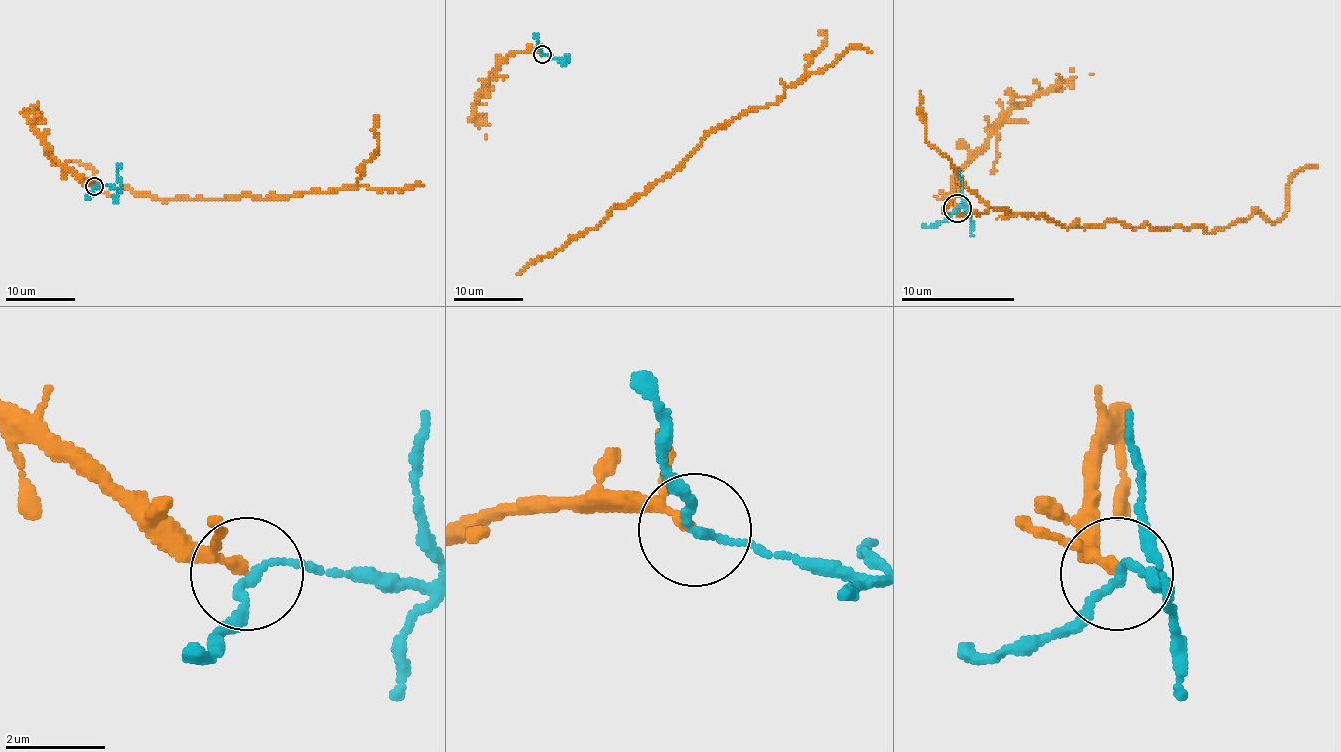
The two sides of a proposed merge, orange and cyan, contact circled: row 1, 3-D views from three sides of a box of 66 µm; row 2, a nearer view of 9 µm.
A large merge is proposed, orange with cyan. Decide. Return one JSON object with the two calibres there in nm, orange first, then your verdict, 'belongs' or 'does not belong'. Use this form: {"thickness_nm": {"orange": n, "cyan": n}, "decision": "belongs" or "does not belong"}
{"thickness_nm": {"orange": 140, "cyan": 150}, "decision": "does not belong"}

